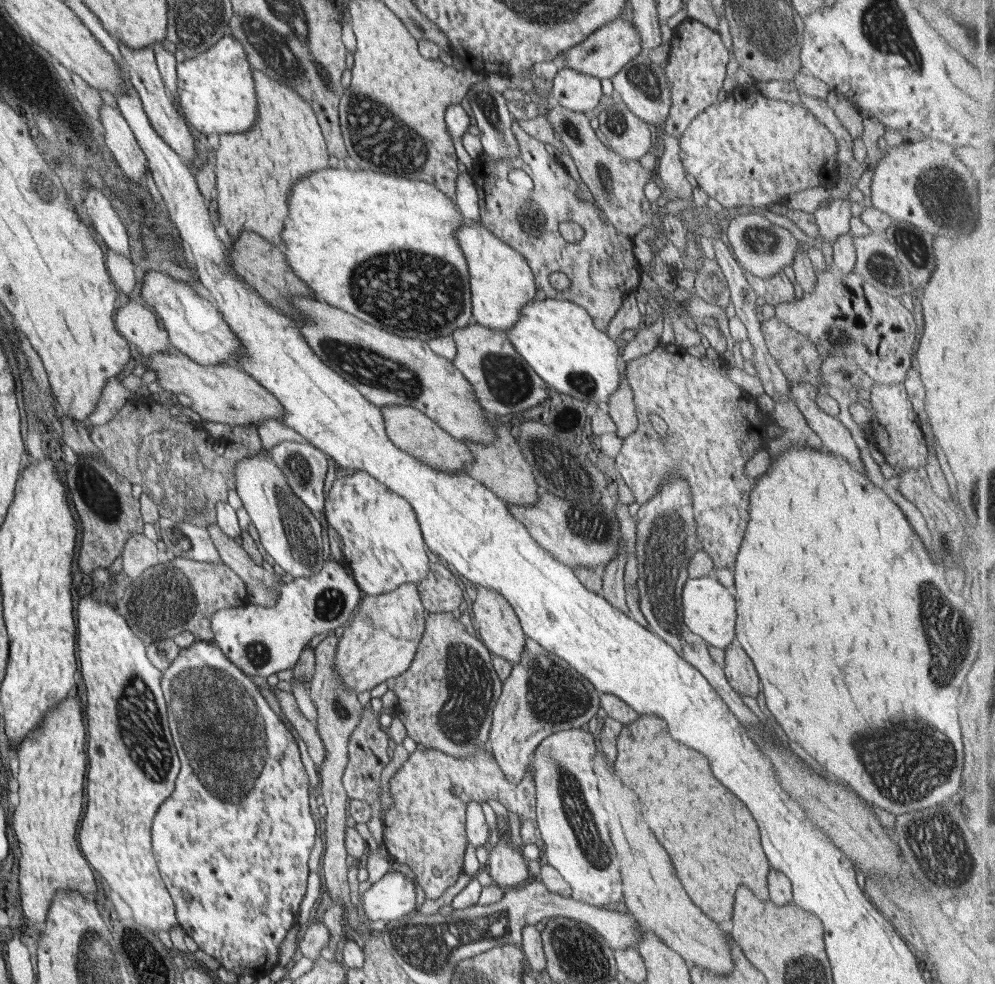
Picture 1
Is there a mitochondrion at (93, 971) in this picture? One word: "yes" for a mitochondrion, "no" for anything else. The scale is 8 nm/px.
yes

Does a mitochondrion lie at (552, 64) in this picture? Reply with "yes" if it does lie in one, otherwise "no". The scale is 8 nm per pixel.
no

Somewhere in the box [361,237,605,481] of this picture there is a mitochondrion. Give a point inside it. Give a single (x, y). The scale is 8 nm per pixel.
(510, 382)

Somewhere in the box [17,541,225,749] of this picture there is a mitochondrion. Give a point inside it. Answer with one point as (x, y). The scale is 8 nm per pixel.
(162, 602)

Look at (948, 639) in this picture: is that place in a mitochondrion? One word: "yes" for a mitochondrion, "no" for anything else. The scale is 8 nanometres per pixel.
yes

